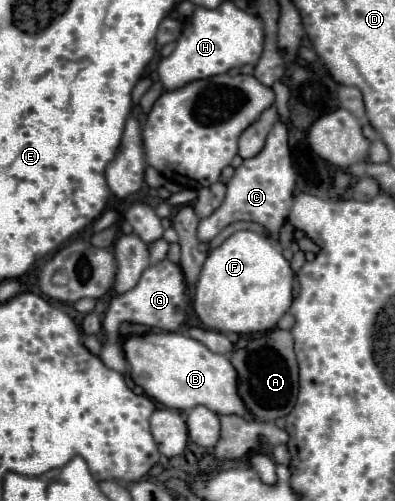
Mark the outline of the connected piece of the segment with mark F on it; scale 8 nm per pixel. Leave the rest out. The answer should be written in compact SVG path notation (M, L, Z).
M236 231L232 237L228 237L218 249L214 249L208 255L200 279L196 283L194 311L198 319L212 331L220 331L220 333L270 331L276 327L278 319L290 309L292 285L294 285L294 273L290 269L290 263L284 259L282 251L276 245L272 245L266 237L254 231Z

